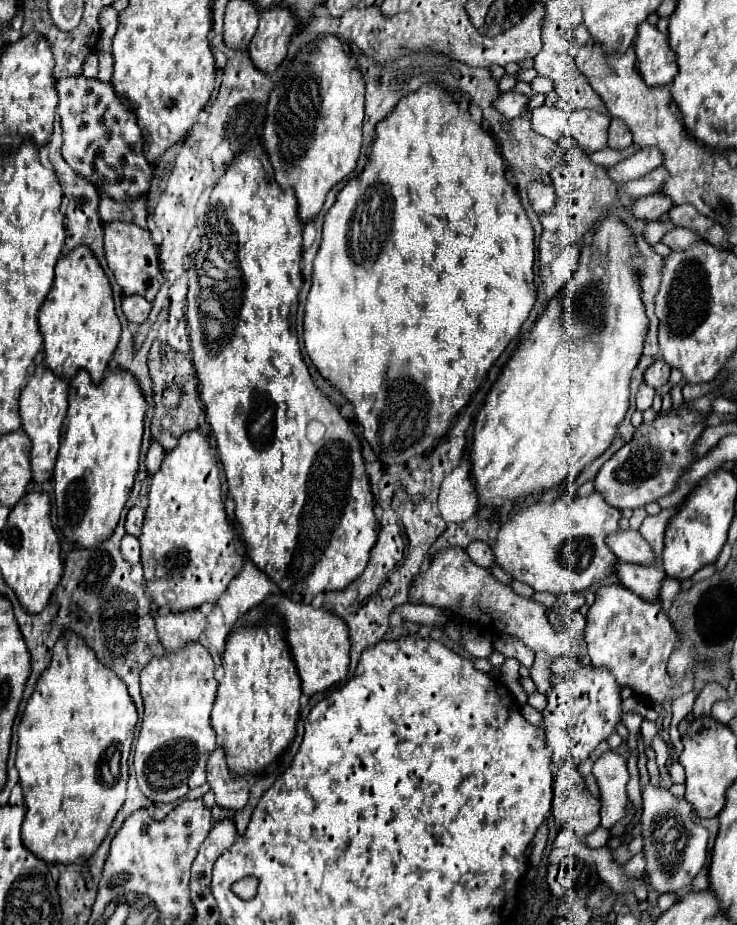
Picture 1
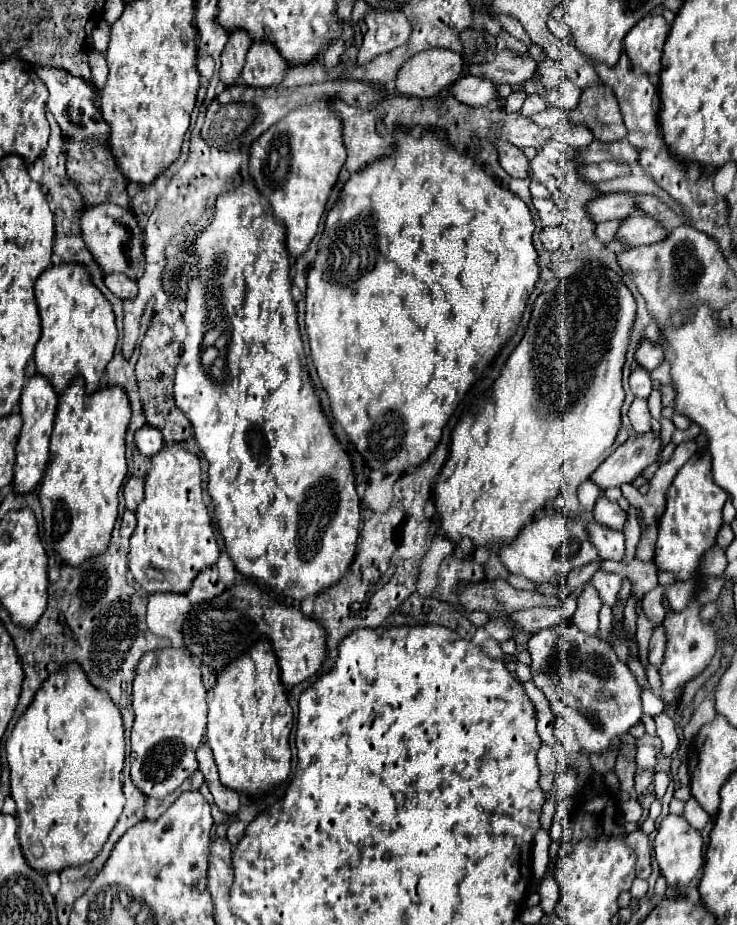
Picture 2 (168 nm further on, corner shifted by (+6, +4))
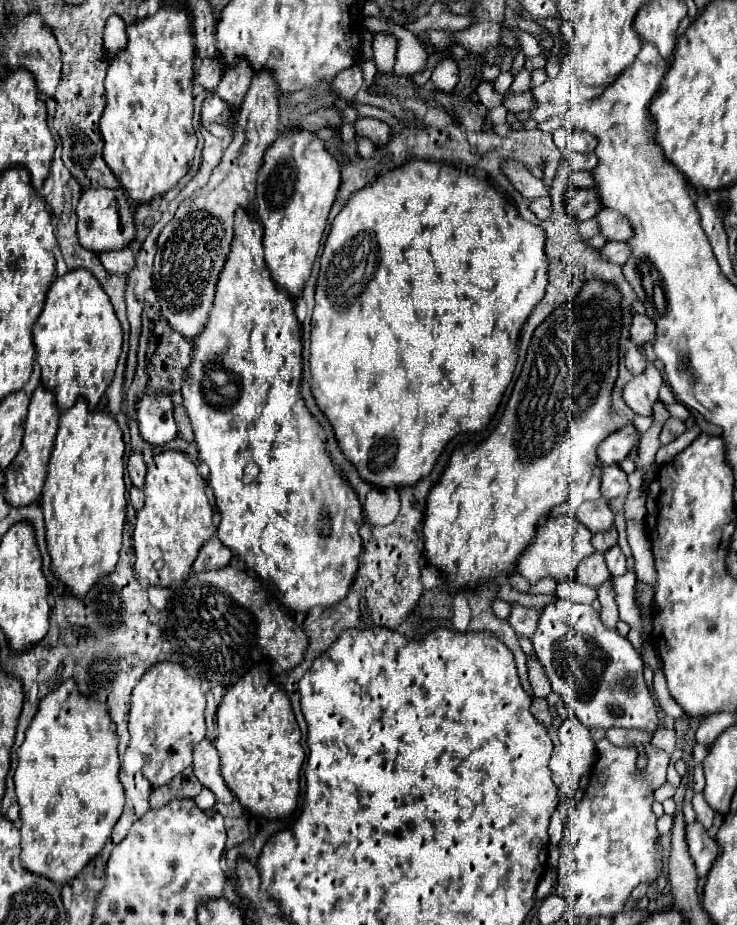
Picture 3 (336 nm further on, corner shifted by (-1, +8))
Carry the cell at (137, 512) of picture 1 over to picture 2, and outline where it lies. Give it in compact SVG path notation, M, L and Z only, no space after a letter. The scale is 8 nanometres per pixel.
M131 476L125 484L125 502L127 502L127 508L135 512L135 508L143 502L143 478L135 478Z

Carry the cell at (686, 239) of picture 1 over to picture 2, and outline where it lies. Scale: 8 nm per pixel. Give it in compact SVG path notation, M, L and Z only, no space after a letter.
M639 212L629 214L627 218L621 220L621 226L615 234L615 240L627 244L627 246L639 246L639 244L653 244L663 240L667 234L653 222L653 218L645 218Z

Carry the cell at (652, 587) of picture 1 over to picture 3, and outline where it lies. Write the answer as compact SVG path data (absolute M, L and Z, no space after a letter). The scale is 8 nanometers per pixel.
M604 498L596 500L596 502L584 502L578 512L576 518L592 532L604 532L604 530L612 530L612 526L616 526L616 514L612 512L610 504L604 502Z

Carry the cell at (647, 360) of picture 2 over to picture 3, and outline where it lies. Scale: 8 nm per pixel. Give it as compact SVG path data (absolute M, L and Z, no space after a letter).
M634 314L630 326L630 340L636 346L646 346L652 344L652 334L656 334L656 326L652 326L652 320L646 314Z

